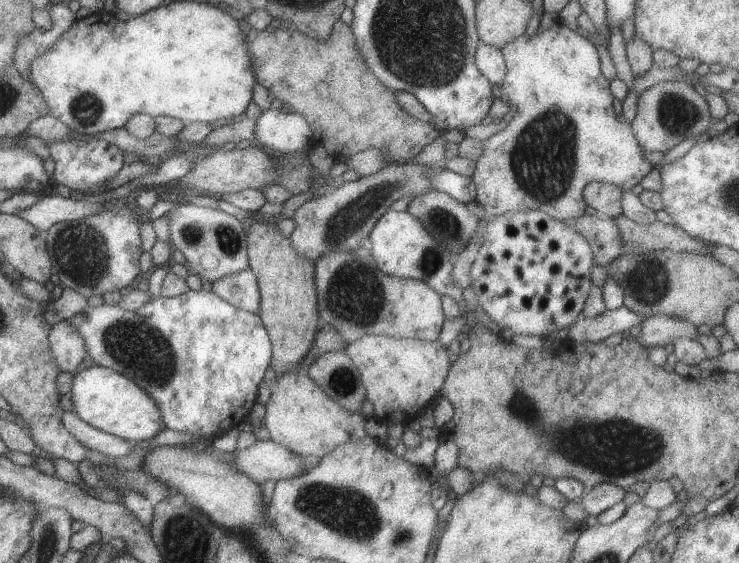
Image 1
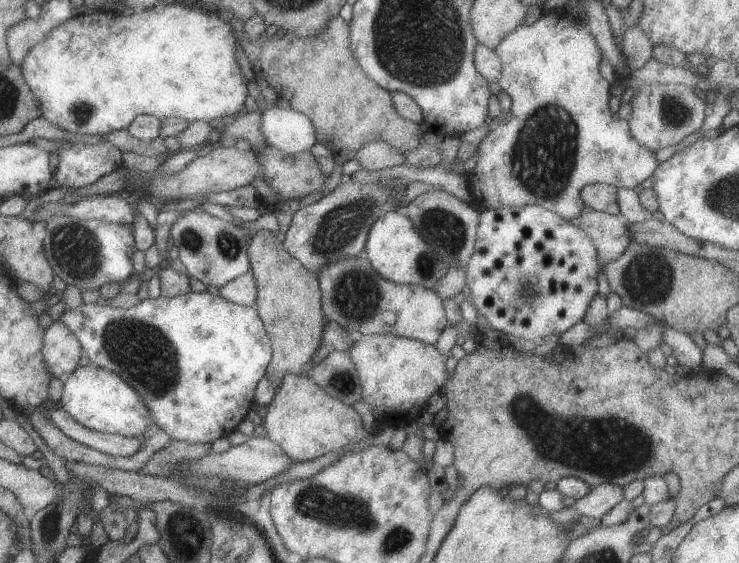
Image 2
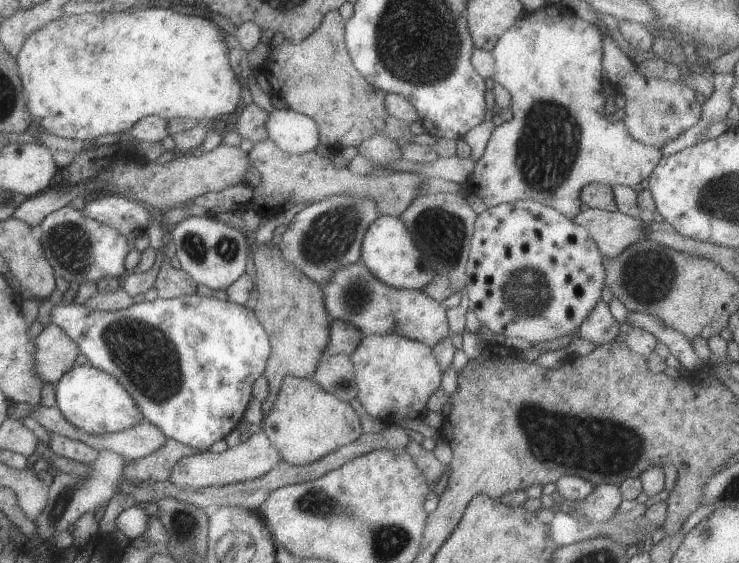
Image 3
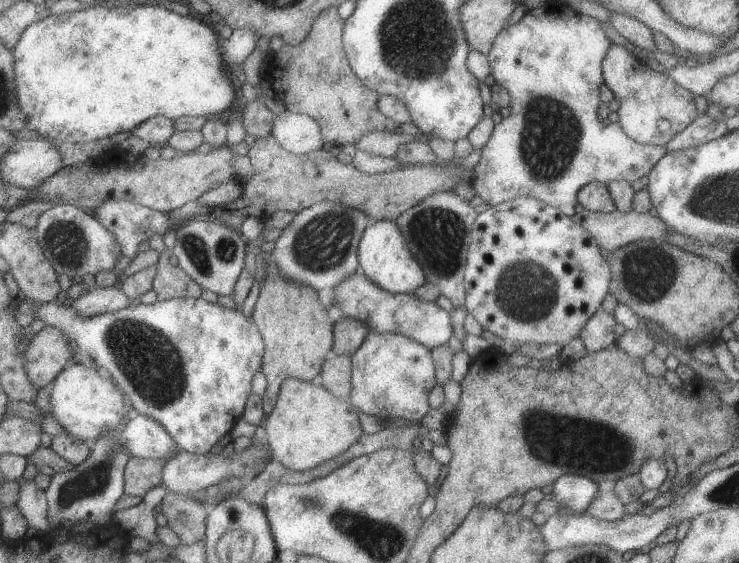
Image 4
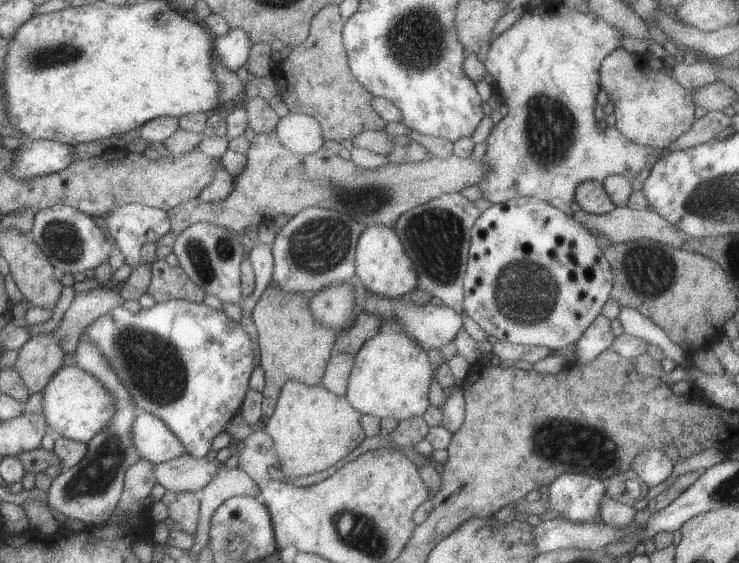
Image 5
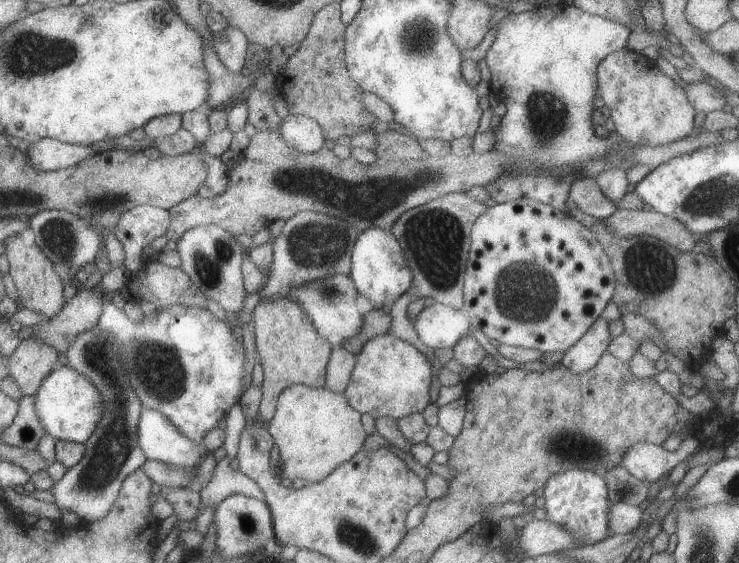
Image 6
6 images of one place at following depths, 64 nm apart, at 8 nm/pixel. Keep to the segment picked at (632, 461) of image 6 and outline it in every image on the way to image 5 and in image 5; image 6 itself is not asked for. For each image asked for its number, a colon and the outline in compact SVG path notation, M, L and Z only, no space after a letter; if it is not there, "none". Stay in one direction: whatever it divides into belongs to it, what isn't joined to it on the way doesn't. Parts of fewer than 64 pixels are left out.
5: M649 448L639 452L639 456L633 460L633 466L631 466L631 470L639 476L639 480L649 488L669 478L671 468L673 468L671 460L667 460L667 456L661 450L649 450Z

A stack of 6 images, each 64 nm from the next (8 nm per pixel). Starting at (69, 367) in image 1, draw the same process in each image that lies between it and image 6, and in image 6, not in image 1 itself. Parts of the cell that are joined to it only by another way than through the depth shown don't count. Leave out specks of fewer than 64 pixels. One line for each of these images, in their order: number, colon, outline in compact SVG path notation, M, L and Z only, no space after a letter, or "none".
2: M55 320L43 336L43 360L51 372L51 378L61 378L65 382L67 376L79 368L79 356L79 340L61 320Z
3: M47 324L47 328L35 338L35 372L45 384L57 384L65 372L75 368L75 358L81 354L79 346L65 334L57 324Z
4: M45 326L37 336L29 338L27 344L25 372L39 390L51 386L75 354L67 336L55 326Z
5: M37 334L37 336L29 338L19 348L19 356L15 360L15 368L17 368L23 384L31 390L31 394L37 394L49 384L49 380L57 374L57 370L63 368L63 360L65 360L65 350L59 346L59 340L53 334Z
6: M21 340L17 350L9 356L9 376L17 380L25 396L35 396L41 382L53 372L57 354L59 350L43 340Z

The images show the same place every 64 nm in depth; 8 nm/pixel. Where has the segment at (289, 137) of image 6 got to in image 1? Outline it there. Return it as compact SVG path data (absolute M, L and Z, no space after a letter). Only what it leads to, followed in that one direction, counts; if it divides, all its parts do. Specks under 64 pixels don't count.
M267 110L255 120L255 140L269 154L295 154L311 144L311 130L301 114L291 110Z

